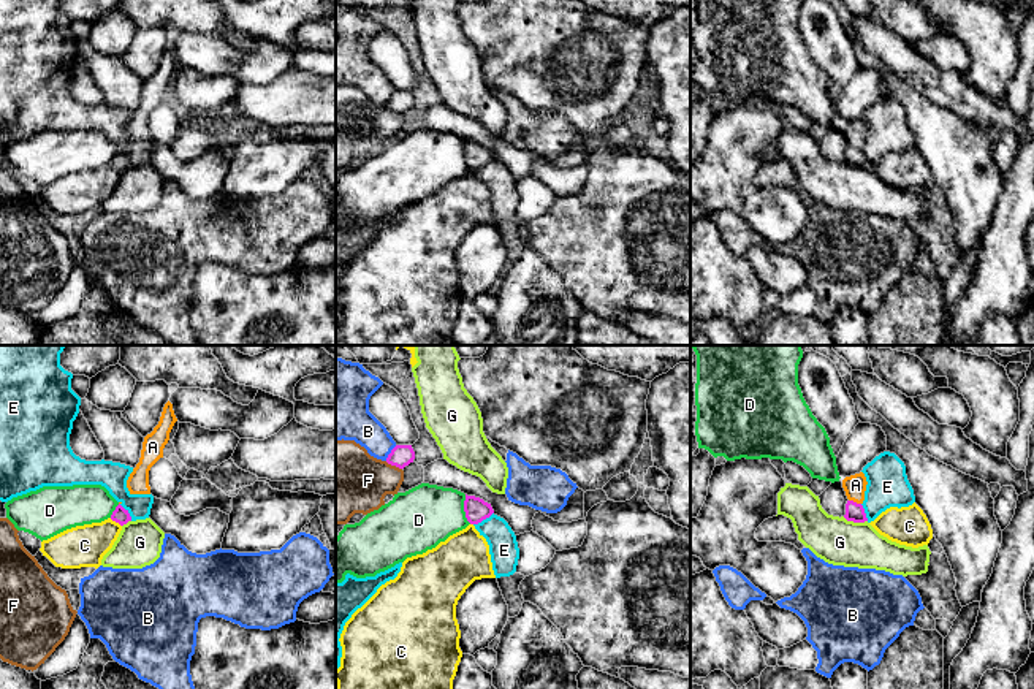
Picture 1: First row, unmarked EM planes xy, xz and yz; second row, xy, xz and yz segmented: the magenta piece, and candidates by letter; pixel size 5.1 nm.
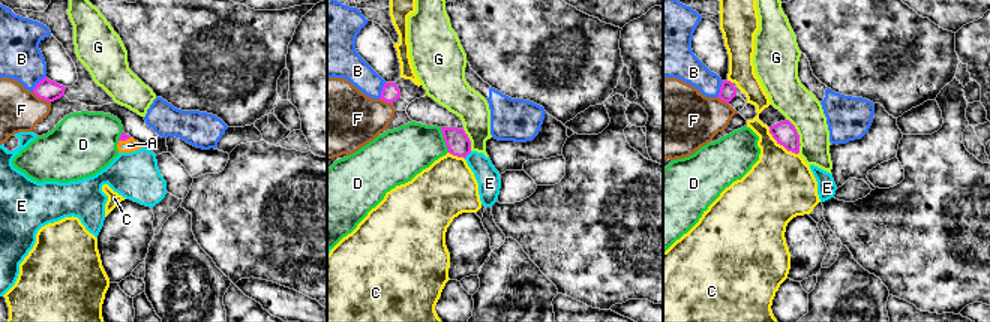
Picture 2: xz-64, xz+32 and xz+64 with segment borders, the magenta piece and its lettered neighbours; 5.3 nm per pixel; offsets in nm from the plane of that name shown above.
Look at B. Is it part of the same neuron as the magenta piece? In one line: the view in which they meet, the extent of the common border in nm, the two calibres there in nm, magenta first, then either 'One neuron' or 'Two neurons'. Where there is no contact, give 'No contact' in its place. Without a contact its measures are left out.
Touches magenta in xz. Shared border 100 nm. Thickness 110 nm (magenta) against 190 nm. Two neurons

